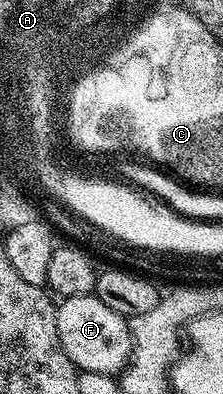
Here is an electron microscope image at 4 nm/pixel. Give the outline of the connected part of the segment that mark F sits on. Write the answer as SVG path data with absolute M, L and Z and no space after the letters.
M95 293L61 299L56 306L56 332L59 347L68 356L70 365L79 371L118 376L130 363L132 336L127 315L112 312Z

